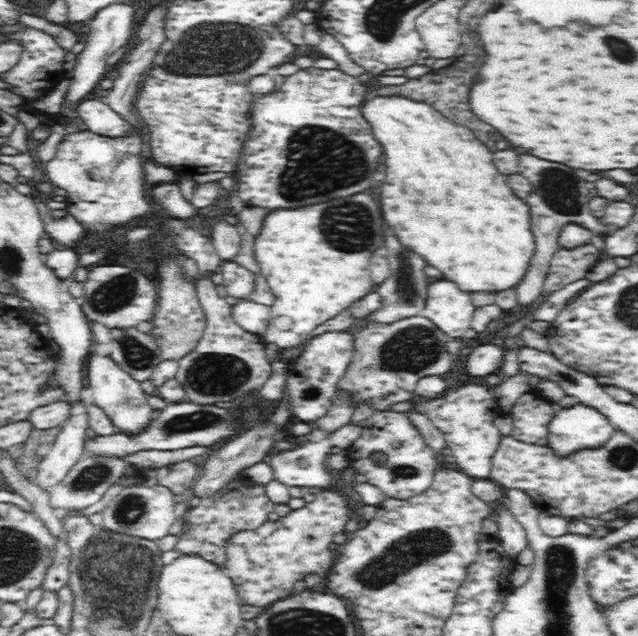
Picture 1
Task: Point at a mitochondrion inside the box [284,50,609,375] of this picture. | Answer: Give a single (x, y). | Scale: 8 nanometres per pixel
(346, 226)

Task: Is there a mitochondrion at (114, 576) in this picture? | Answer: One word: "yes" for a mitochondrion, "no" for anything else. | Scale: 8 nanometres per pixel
yes

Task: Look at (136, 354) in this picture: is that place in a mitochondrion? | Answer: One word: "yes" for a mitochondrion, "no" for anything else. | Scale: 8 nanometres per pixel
yes

